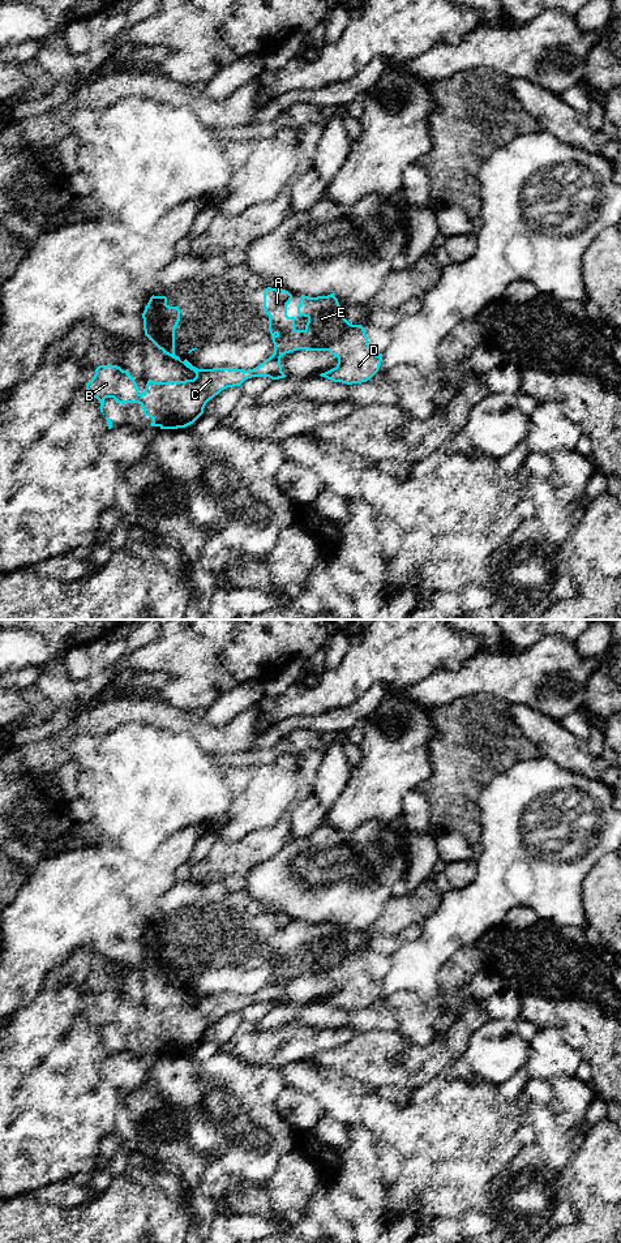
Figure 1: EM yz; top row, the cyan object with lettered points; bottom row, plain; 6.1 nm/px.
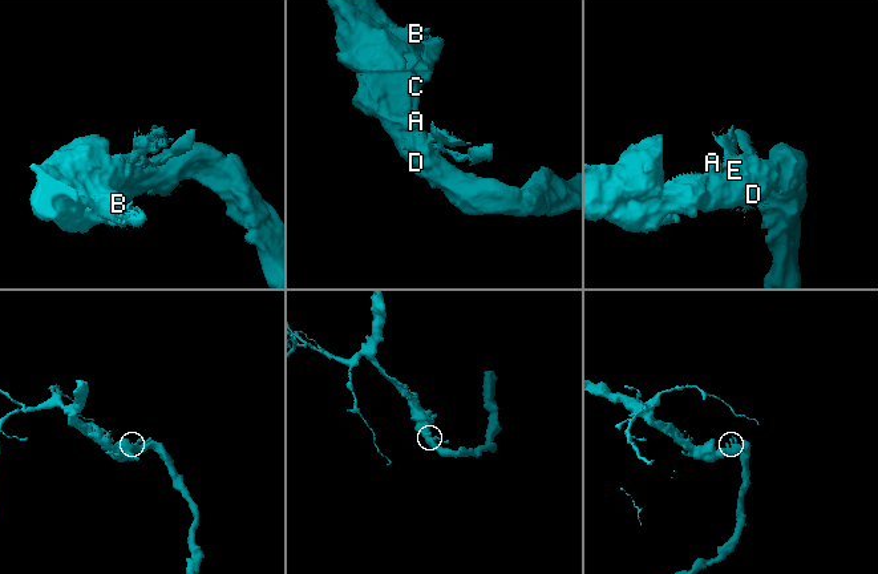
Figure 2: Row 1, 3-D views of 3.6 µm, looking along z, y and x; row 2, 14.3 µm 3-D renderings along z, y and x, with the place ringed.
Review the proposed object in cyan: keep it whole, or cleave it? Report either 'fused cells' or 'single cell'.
single cell

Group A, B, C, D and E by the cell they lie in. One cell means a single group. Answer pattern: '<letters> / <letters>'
A B C D E

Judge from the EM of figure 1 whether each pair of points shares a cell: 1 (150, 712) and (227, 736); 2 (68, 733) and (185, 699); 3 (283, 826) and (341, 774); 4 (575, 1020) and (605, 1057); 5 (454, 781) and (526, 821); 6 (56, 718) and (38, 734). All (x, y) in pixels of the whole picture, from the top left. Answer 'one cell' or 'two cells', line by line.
1: one cell
2: two cells
3: two cells
4: one cell
5: two cells
6: one cell

